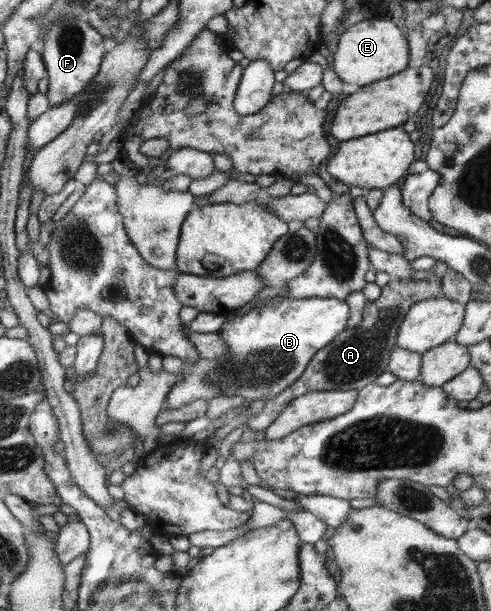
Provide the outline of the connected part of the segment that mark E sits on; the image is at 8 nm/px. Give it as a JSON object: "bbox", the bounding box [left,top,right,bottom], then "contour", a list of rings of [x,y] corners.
{"bbox":[330,19,410,88],"contour":[[[364,19],[340,34],[338,48],[332,56],[330,66],[343,82],[361,88],[406,70],[410,61],[408,50],[406,37],[398,29],[398,25],[384,19]]]}

